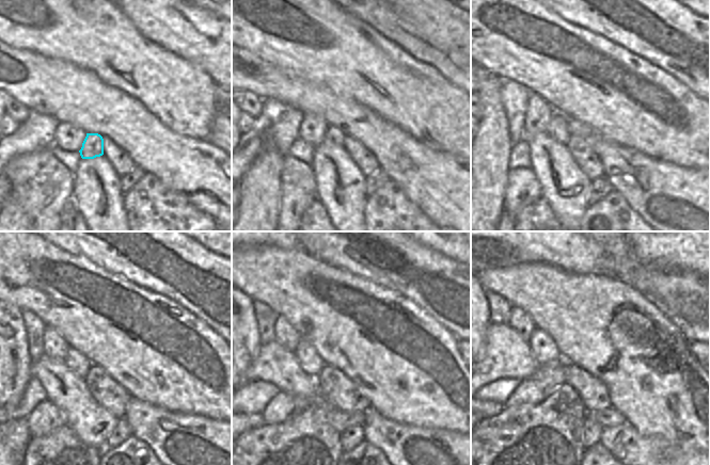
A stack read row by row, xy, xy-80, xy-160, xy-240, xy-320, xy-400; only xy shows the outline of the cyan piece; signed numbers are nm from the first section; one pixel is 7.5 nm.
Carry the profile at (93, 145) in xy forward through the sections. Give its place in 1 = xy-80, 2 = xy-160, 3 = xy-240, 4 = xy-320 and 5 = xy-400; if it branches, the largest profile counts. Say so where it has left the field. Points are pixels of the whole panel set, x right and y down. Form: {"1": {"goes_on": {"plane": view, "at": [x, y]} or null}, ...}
{"1": {"goes_on": {"plane": "xy-80", "at": [333, 135]}}, "2": {"goes_on": {"plane": "xy-160", "at": [557, 129]}}, "3": {"goes_on": {"plane": "xy-240", "at": [76, 362]}}, "4": {"goes_on": {"plane": "xy-320", "at": [310, 362]}}, "5": {"goes_on": {"plane": "xy-400", "at": [542, 348]}}}

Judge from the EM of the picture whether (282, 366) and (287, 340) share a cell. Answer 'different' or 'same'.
different

